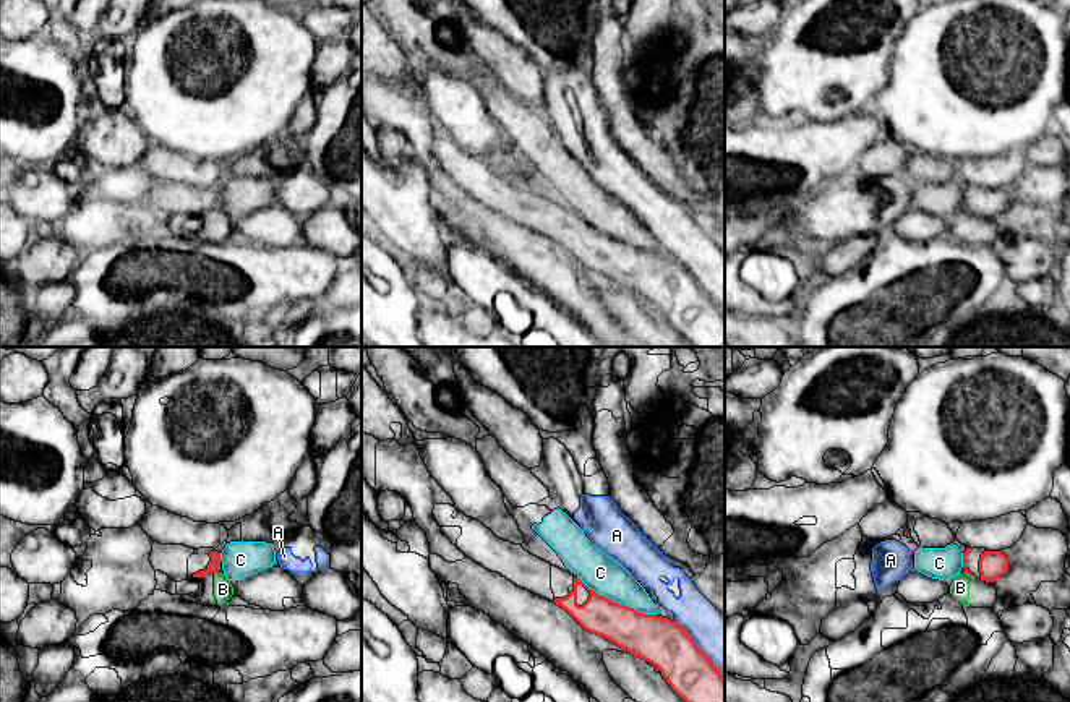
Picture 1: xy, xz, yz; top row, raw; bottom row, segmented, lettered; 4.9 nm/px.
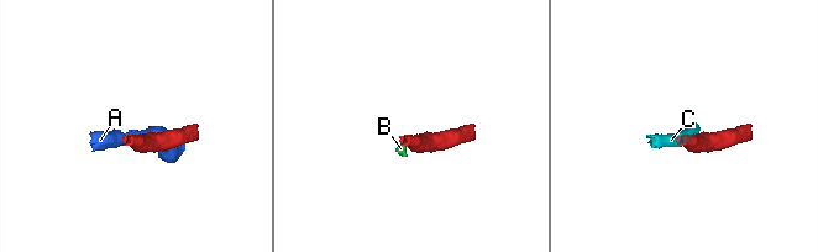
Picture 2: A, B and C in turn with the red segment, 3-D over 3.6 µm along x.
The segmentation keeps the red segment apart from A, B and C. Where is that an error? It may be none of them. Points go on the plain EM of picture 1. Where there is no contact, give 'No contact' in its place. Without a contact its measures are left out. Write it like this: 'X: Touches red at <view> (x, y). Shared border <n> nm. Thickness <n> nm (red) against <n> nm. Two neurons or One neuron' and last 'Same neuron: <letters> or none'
A: Touches red at xz (699, 286). Shared border 380 nm. Thickness 240 nm (red) against 240 nm. Two neurons
B: Touches red at yz (970, 211). Shared border 70 nm. Thickness 30 nm (red) against 100 nm. Two neurons
C: Touches red at xz (615, 239). Shared border 440 nm. Thickness 220 nm (red) against 190 nm. Two neurons
Same neuron: none

